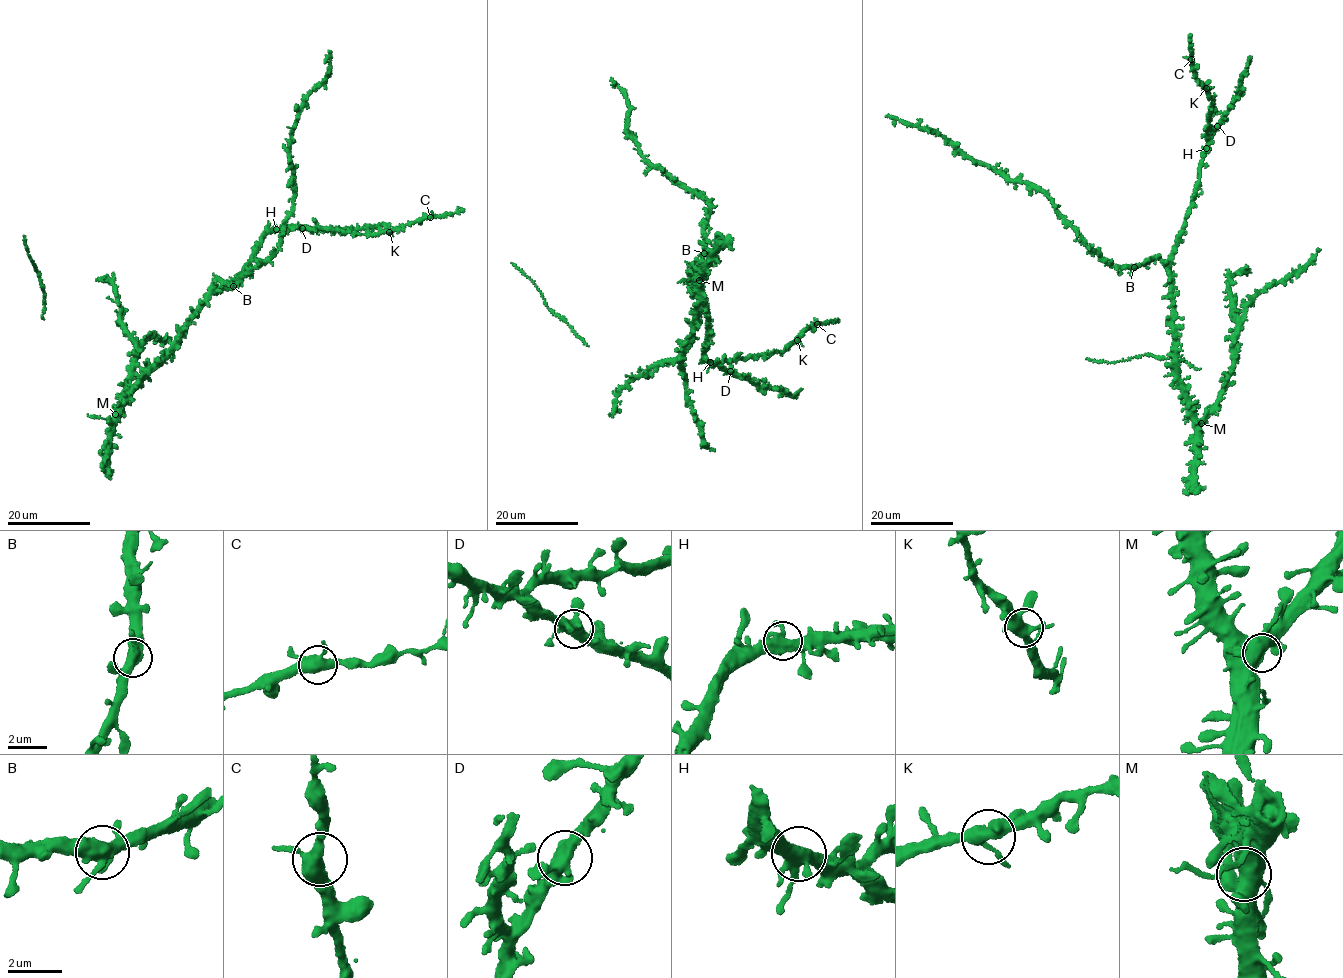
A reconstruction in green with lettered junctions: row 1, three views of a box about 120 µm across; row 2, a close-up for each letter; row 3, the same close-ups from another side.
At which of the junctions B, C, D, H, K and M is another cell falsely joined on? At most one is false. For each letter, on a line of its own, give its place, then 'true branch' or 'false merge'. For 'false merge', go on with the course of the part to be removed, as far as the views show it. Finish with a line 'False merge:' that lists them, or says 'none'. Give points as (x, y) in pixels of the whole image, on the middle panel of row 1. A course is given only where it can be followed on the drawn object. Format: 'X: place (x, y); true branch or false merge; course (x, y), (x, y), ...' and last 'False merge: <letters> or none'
B: place (704, 253); true branch
C: place (817, 324); true branch
D: place (730, 371); true branch
H: place (710, 362); true branch
K: place (797, 340); true branch
M: place (699, 280); true branch
False merge: none

